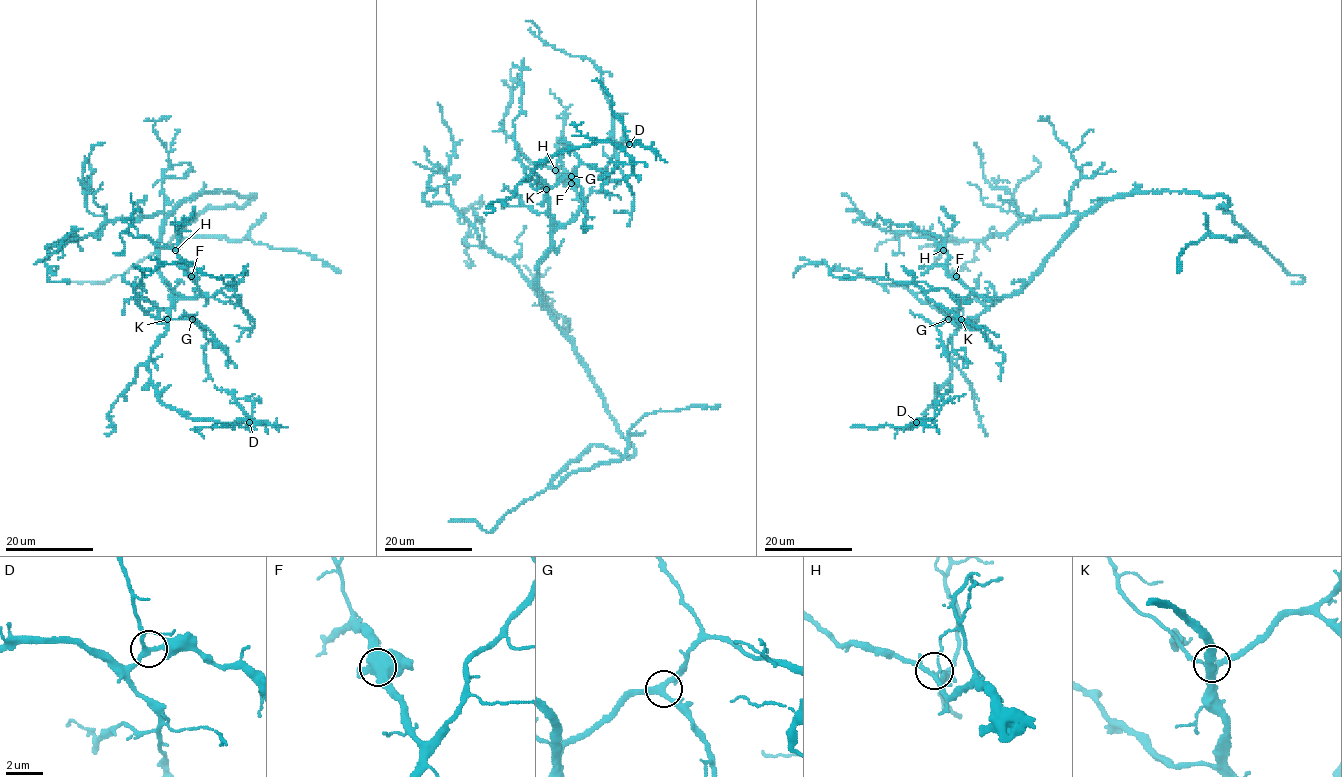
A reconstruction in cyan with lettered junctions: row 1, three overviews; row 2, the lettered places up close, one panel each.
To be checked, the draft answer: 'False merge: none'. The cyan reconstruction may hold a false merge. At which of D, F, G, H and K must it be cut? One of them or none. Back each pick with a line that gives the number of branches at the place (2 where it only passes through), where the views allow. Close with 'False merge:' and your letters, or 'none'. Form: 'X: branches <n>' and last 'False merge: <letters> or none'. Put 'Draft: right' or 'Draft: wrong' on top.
Draft: wrong
F: branches 4
False merge: F

